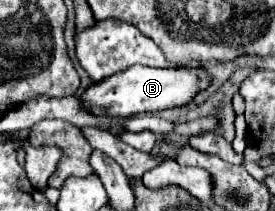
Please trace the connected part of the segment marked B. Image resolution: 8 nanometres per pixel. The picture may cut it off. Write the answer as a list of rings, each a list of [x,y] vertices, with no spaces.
[[[133,66],[115,76],[105,78],[89,86],[81,100],[87,110],[99,114],[103,110],[107,116],[127,118],[131,114],[143,112],[163,112],[169,108],[187,106],[199,92],[207,90],[213,84],[213,76],[203,68],[149,68],[149,66]]]

